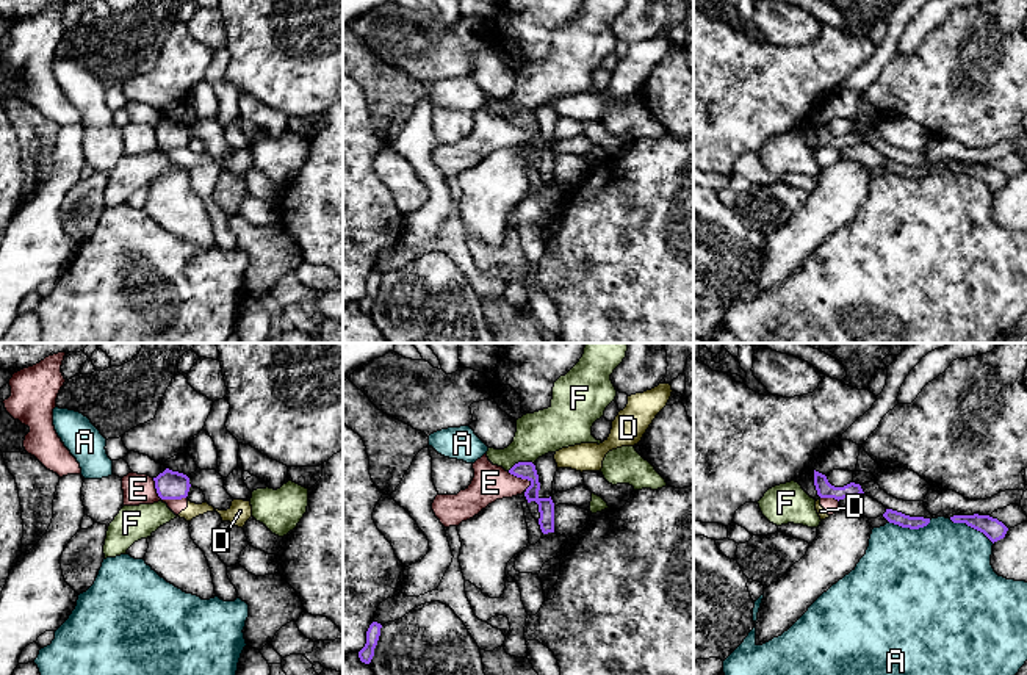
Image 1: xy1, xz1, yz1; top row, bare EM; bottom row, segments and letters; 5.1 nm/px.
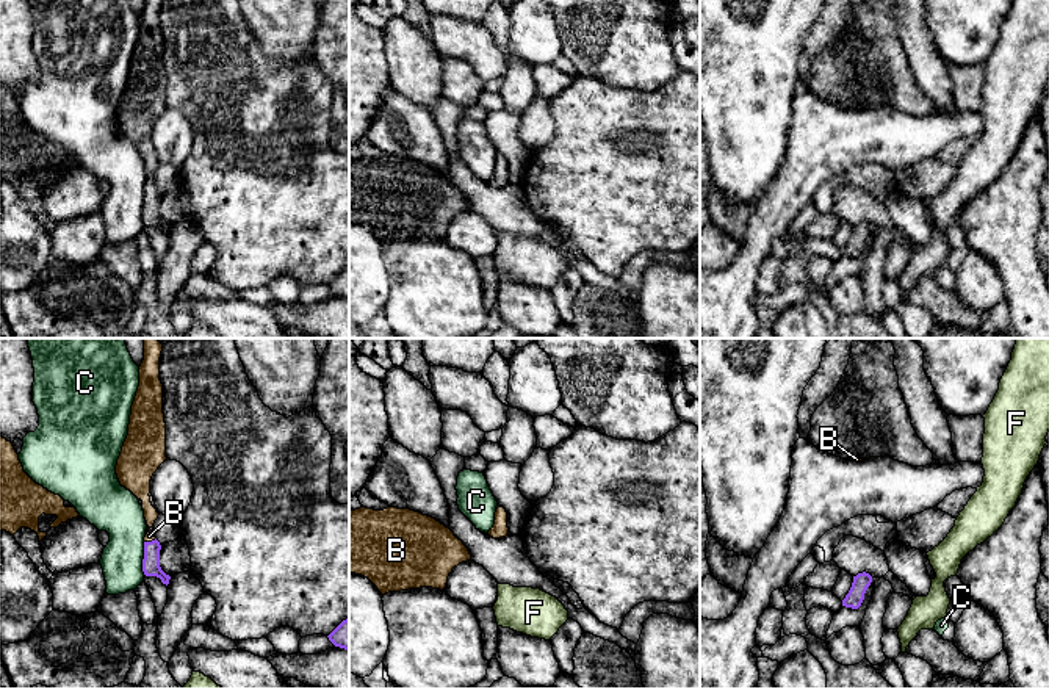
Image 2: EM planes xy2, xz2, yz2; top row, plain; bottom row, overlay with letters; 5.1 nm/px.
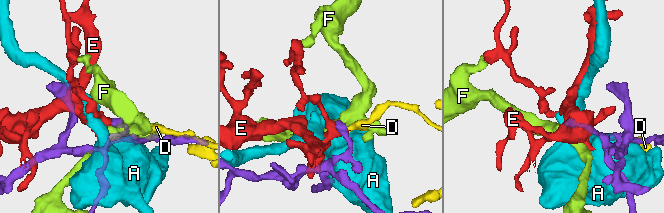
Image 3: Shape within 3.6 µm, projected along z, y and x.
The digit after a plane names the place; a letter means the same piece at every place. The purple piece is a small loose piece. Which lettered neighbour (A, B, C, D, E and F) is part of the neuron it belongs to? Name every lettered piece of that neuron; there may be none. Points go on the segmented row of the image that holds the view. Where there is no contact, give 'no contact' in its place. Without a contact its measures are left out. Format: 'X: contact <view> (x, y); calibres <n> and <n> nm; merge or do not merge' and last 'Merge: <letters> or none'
A: contact yz1 (971, 527); calibres 110 and 480 nm; do not merge
B: contact xy2 (149, 542); calibres 100 and 50 nm; merge
C: contact xy2 (144, 558); calibres 100 and 220 nm; do not merge
D: contact xz1 (525, 492); calibres 100 and 20 nm; do not merge
E: contact xy1 (163, 498); calibres 150 and 160 nm; do not merge
F: contact xz1 (520, 462); calibres 100 and 220 nm; do not merge
Merge: B

